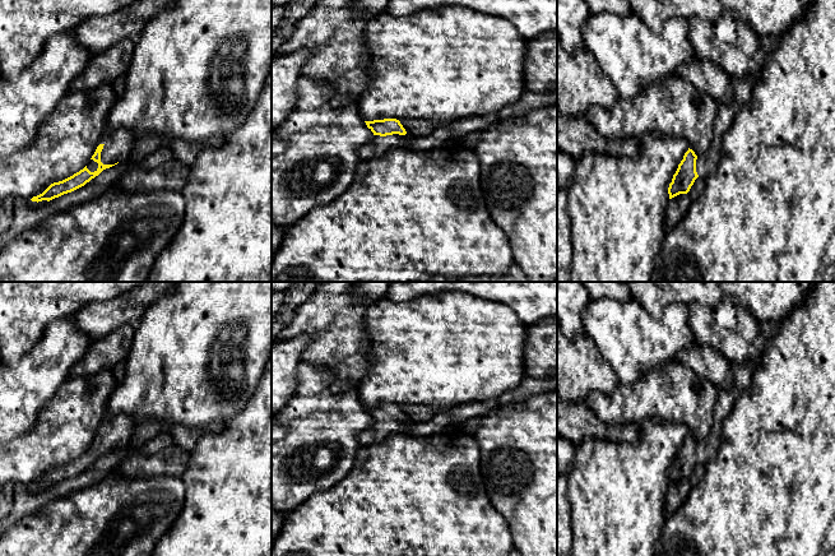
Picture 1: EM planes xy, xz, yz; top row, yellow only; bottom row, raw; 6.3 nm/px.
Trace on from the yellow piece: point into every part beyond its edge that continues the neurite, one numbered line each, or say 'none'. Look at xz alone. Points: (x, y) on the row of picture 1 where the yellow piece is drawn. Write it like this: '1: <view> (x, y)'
1: xz (379, 146)

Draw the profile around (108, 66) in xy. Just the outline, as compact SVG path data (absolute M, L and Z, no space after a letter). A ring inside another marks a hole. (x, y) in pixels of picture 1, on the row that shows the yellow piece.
M135 32L93 55L87 68L73 80L69 92L91 91L98 85L121 83L135 50Z

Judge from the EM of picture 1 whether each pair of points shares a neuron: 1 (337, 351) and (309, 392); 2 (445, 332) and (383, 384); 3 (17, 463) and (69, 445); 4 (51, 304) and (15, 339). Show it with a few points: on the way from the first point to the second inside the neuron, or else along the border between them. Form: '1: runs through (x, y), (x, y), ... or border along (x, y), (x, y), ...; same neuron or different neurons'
1: border along (301, 360), (330, 370), (332, 390), (346, 389); different neurons
2: runs through (430, 347), (398, 374); same neuron
3: runs through (29, 457), (46, 445), (56, 445); same neuron
4: runs through (42, 313), (24, 330); same neuron

